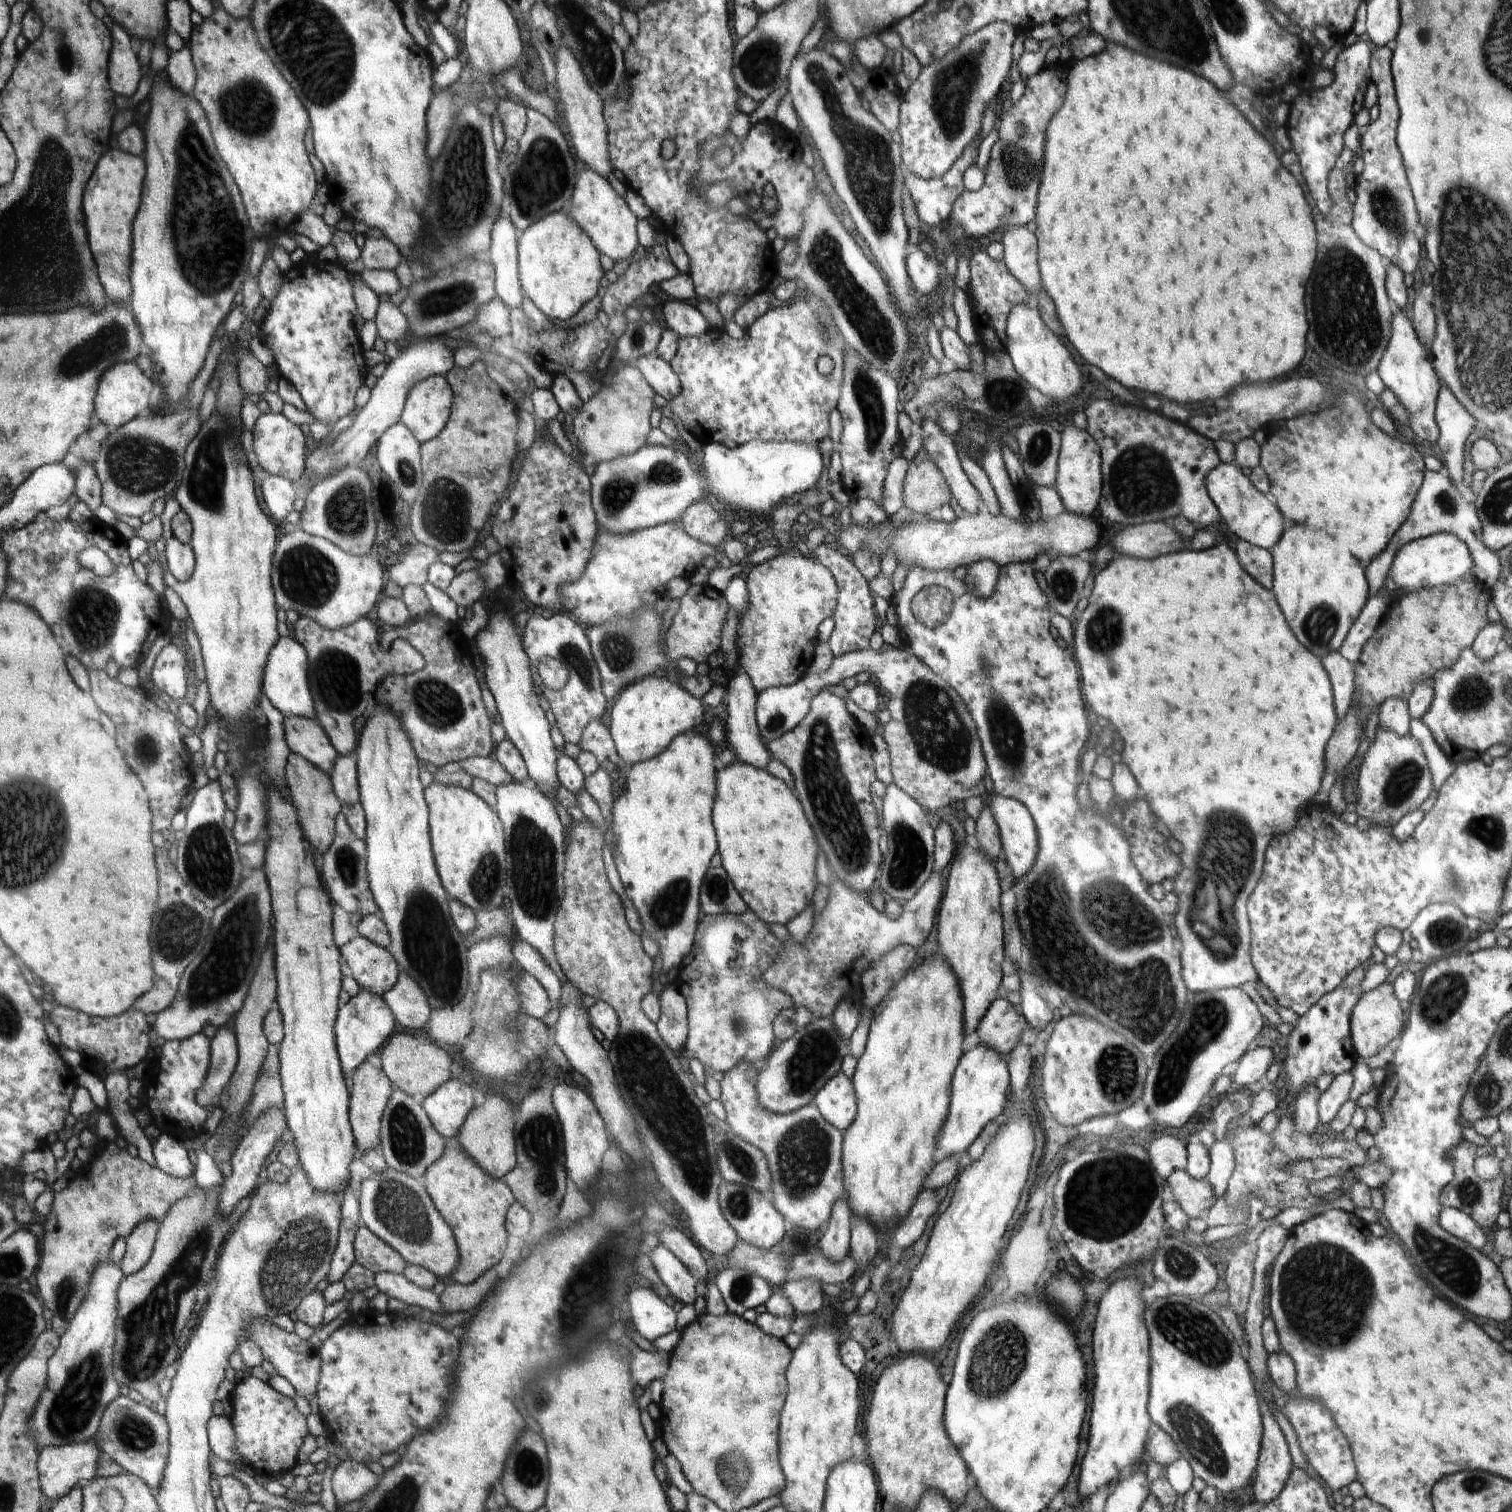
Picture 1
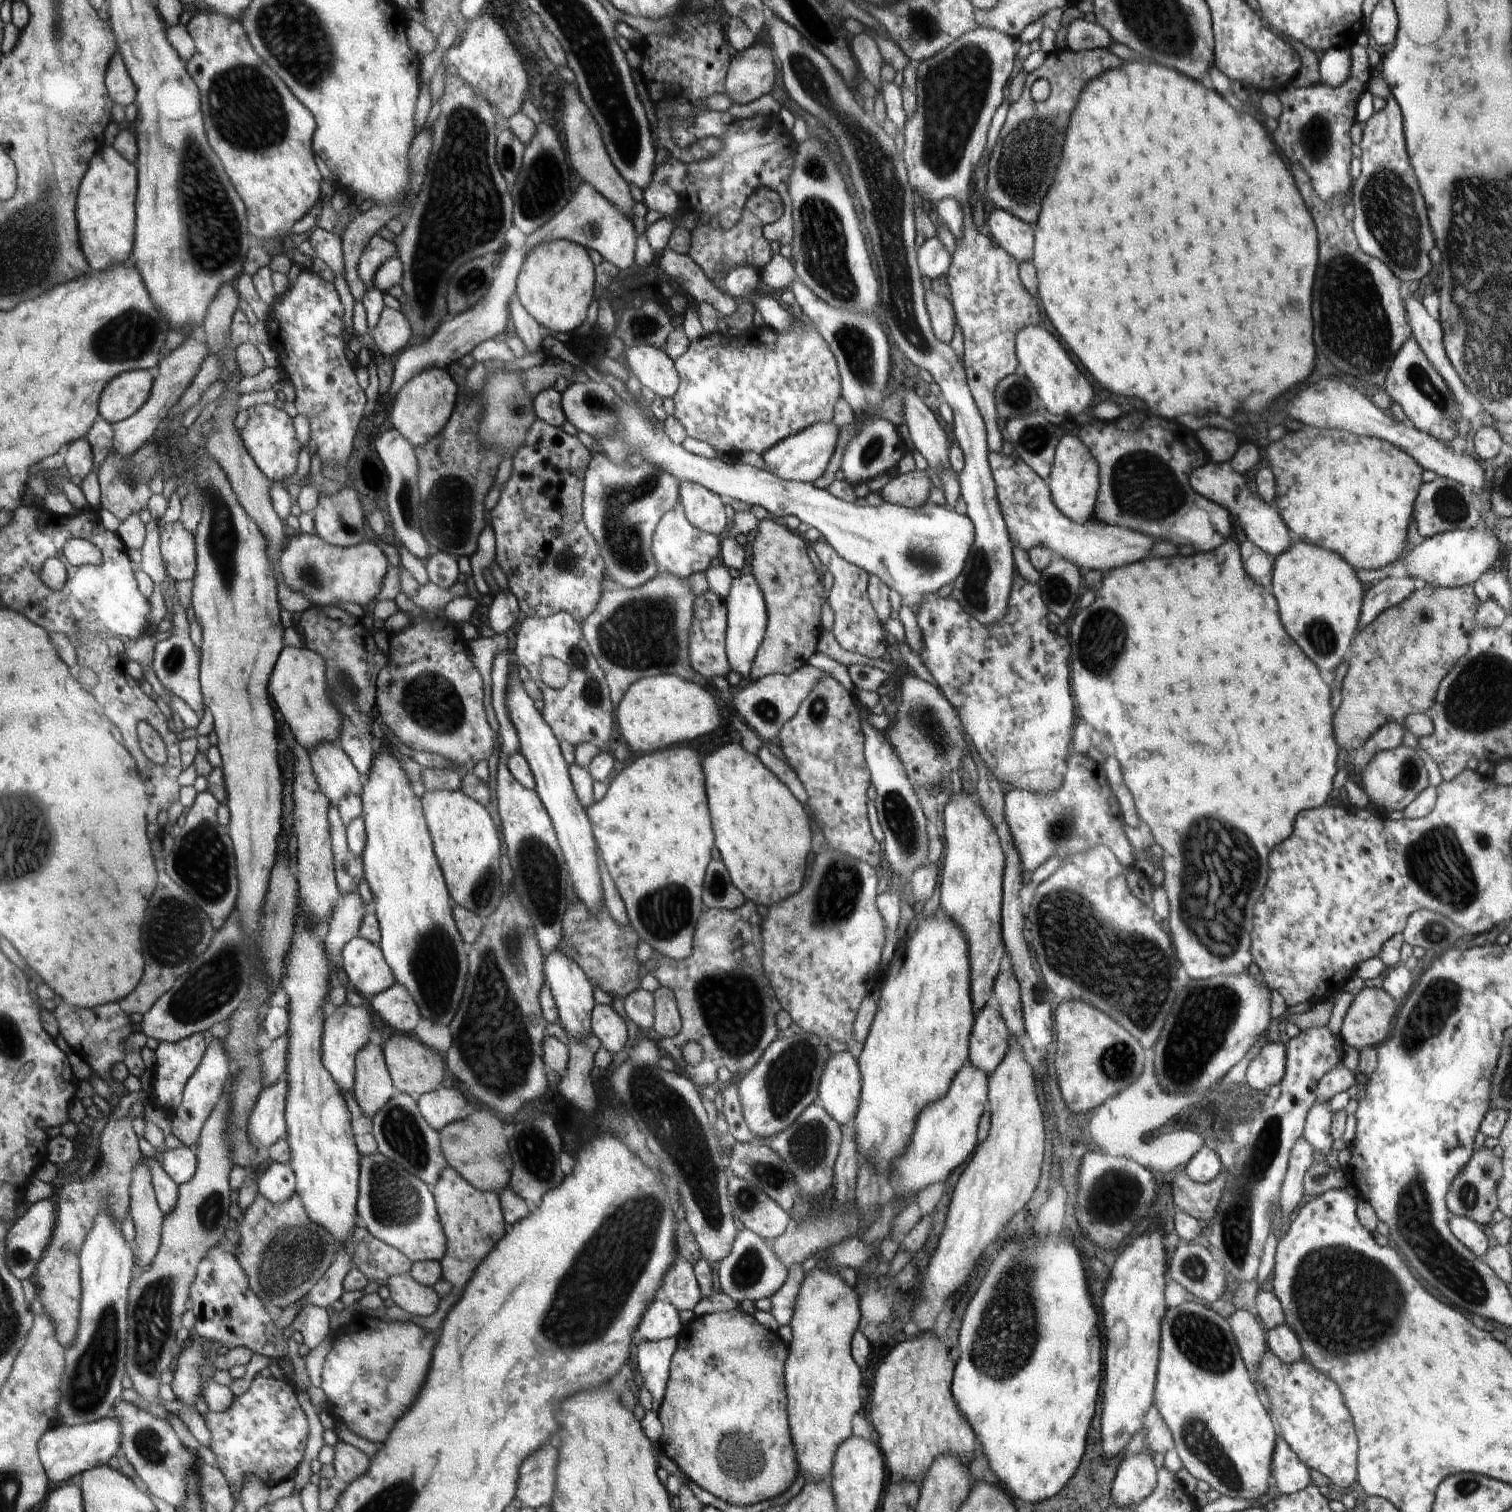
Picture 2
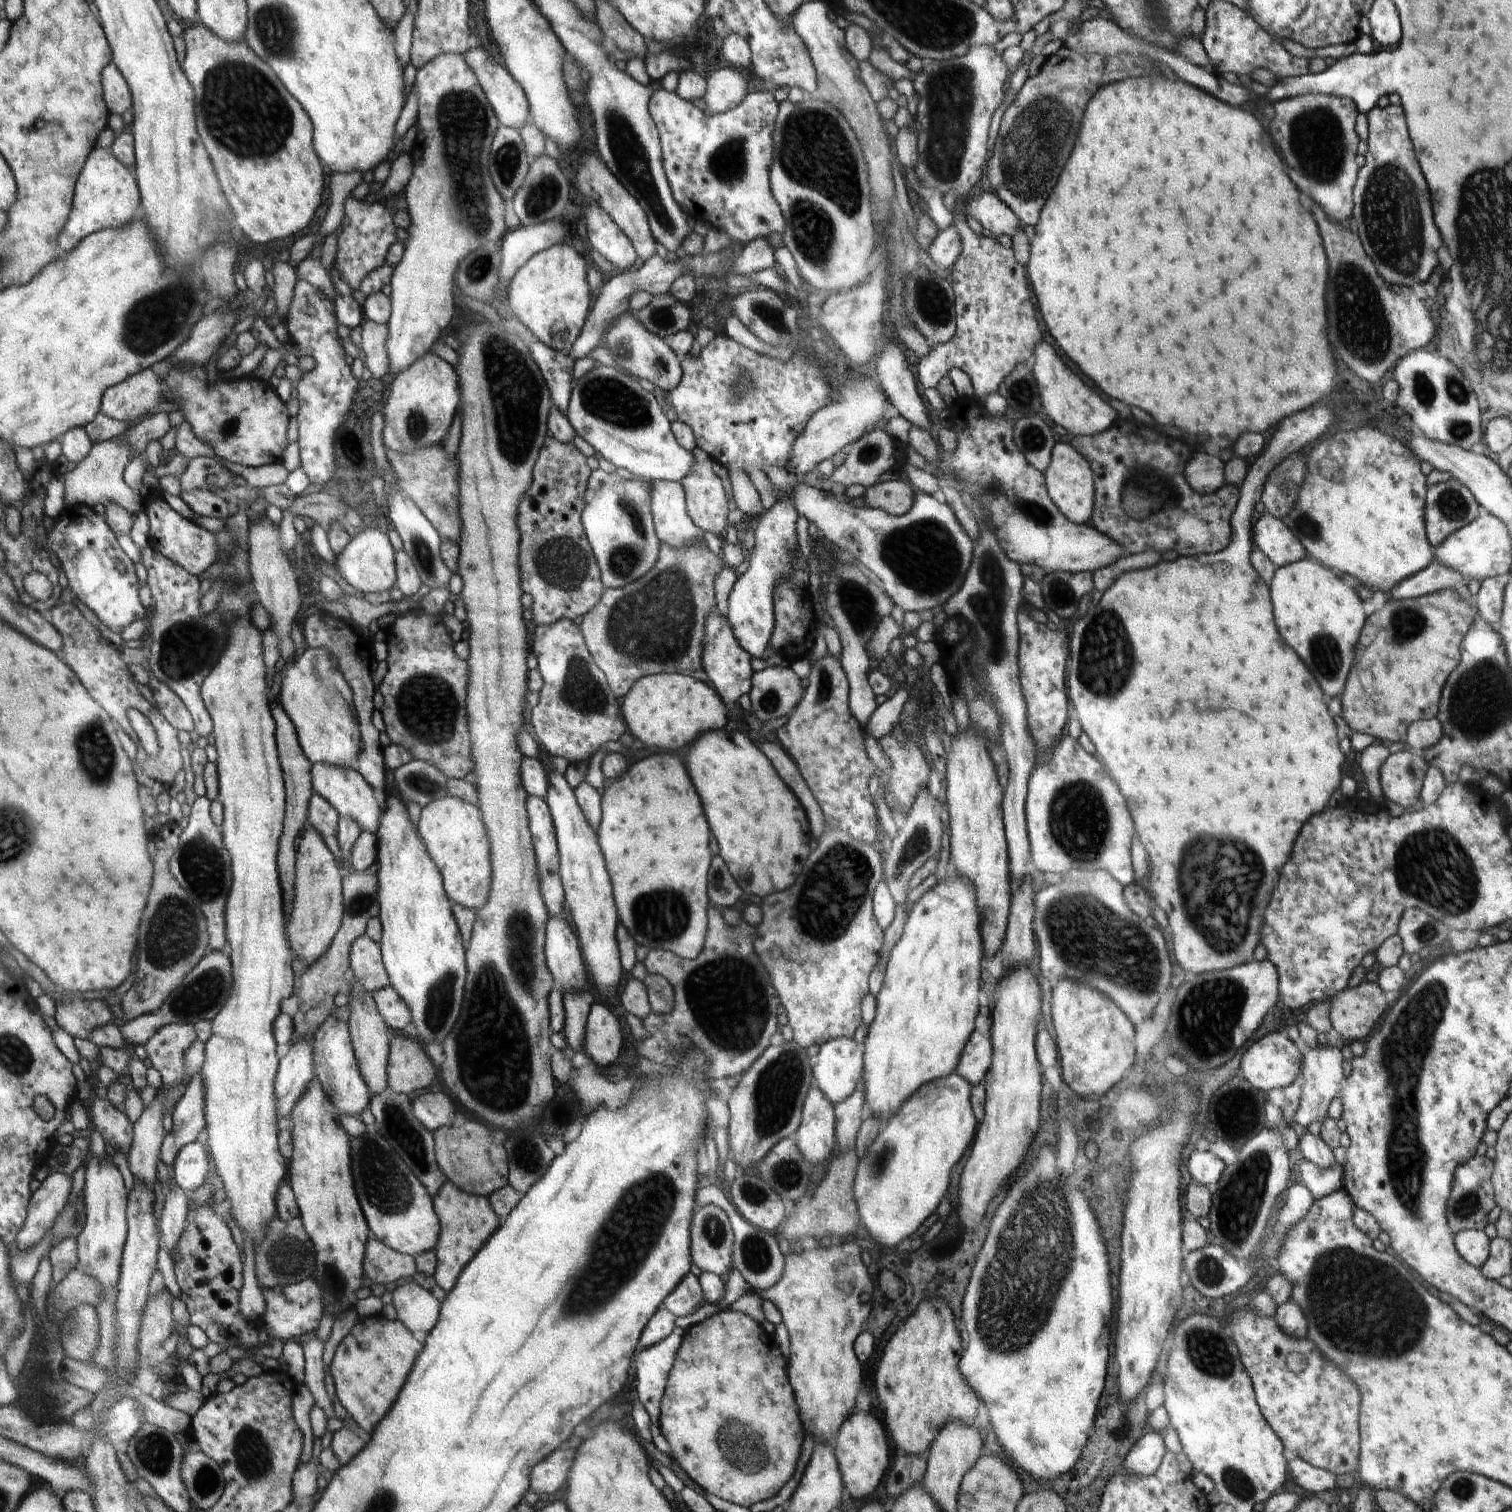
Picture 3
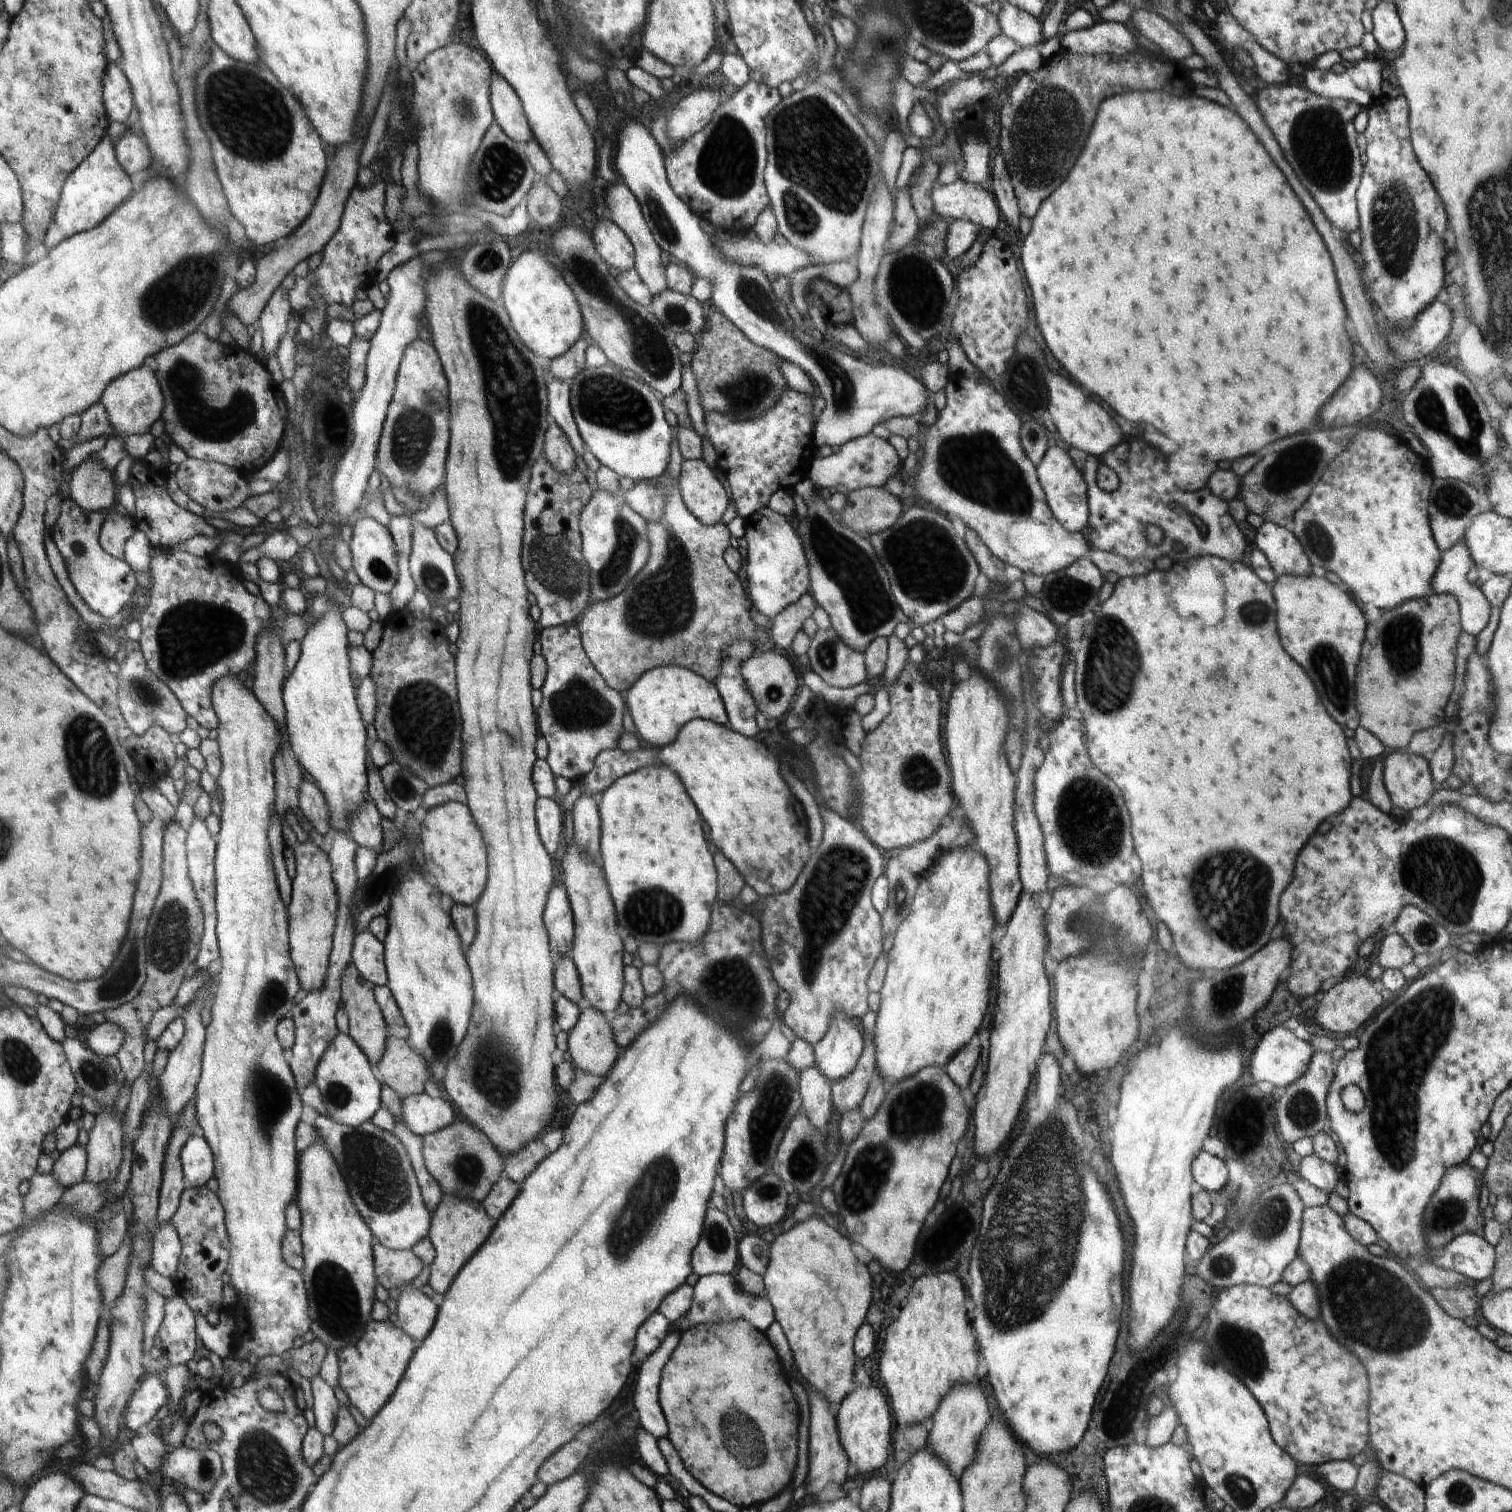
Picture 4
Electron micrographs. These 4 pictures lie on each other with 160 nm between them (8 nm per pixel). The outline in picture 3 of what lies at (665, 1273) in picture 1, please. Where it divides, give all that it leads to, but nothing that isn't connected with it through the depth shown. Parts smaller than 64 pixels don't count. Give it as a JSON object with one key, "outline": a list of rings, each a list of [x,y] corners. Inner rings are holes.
{"outline":[[[691,1272],[685,1274],[677,1288],[665,1298],[662,1306],[666,1307],[675,1317],[684,1316],[697,1310],[702,1302],[703,1290],[697,1276]]]}

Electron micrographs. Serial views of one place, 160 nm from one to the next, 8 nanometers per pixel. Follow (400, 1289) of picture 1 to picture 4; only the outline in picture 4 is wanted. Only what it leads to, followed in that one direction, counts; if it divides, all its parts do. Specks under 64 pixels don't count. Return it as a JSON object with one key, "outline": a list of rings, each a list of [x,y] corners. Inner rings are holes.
{"outline":[[[414,1286],[403,1288],[395,1310],[401,1329],[415,1341],[424,1340],[434,1326],[438,1304],[436,1299],[429,1298],[422,1289]]]}

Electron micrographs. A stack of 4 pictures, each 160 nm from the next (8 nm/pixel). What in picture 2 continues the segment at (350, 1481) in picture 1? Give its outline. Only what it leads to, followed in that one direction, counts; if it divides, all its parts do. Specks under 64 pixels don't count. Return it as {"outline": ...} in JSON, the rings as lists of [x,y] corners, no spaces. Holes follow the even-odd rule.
{"outline":[[[340,1439],[333,1447],[335,1483],[340,1486],[349,1485],[353,1480],[367,1473],[370,1458],[364,1452]]]}

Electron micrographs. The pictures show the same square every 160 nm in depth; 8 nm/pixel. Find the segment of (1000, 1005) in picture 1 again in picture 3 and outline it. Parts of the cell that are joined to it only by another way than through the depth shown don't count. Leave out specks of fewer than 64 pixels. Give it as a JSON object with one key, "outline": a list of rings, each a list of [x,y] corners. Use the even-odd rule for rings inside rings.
{"outline":[[[978,1032],[974,1034],[974,1038],[970,1038],[970,1046],[966,1046],[966,1050],[962,1052],[962,1062],[958,1064],[956,1073],[975,1086],[985,1080],[992,1064],[993,1042],[990,1036]]]}

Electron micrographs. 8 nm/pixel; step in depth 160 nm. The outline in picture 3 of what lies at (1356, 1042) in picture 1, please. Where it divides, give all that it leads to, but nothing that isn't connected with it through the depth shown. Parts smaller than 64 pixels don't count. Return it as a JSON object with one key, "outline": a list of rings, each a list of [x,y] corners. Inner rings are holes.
{"outline":[[[1367,980],[1359,986],[1352,989],[1344,989],[1329,999],[1331,1004],[1329,1018],[1331,1020],[1332,1030],[1336,1037],[1346,1040],[1358,1041],[1366,1038],[1370,1034],[1370,1030],[1374,1028],[1374,1024],[1380,1020],[1380,1016],[1384,1014],[1386,1006],[1388,1006],[1390,997],[1376,983],[1370,983]]]}

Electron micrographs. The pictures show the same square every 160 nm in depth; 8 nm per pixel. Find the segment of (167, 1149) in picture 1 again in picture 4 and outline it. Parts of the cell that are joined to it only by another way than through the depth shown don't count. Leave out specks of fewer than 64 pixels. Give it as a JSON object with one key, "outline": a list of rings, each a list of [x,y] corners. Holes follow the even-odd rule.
{"outline":[[[193,1133],[182,1147],[182,1170],[187,1185],[192,1187],[204,1187],[216,1176],[216,1158],[202,1133]]]}

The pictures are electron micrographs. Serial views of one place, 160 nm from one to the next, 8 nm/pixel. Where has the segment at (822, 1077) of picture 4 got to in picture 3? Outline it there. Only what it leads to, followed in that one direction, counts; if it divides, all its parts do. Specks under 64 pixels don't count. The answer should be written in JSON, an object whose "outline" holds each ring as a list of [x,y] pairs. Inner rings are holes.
{"outline":[[[813,1082],[803,1104],[801,1126],[793,1136],[800,1152],[812,1166],[830,1160],[834,1150],[834,1132],[837,1132],[837,1128],[834,1128],[834,1124],[837,1124],[834,1109]]]}

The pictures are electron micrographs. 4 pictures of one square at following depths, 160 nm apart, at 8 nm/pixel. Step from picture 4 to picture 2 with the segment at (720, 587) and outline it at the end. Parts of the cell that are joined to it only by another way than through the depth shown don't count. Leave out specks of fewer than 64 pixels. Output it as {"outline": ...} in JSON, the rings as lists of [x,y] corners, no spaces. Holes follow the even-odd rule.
{"outline":[[[664,573],[658,574],[654,580],[649,580],[635,589],[607,590],[601,595],[597,609],[582,623],[582,630],[590,650],[600,663],[601,669],[605,671],[612,701],[615,704],[619,704],[630,686],[644,677],[676,674],[687,681],[692,679],[696,671],[689,663],[688,631],[696,595],[689,592],[686,580]]]}

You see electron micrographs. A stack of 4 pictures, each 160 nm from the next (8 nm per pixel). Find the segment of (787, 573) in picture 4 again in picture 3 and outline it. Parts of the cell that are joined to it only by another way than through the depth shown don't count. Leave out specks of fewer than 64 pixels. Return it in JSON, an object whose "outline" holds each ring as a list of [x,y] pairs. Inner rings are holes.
{"outline":[[[768,466],[765,473],[780,492],[781,498],[758,517],[755,529],[755,545],[752,551],[746,553],[750,565],[746,572],[738,576],[729,596],[729,613],[727,620],[735,637],[751,657],[765,659],[770,651],[773,630],[776,626],[776,611],[774,610],[774,590],[777,589],[776,574],[782,572],[790,562],[790,550],[796,548],[796,503],[794,488],[798,486],[800,476],[788,472],[785,468]]]}

